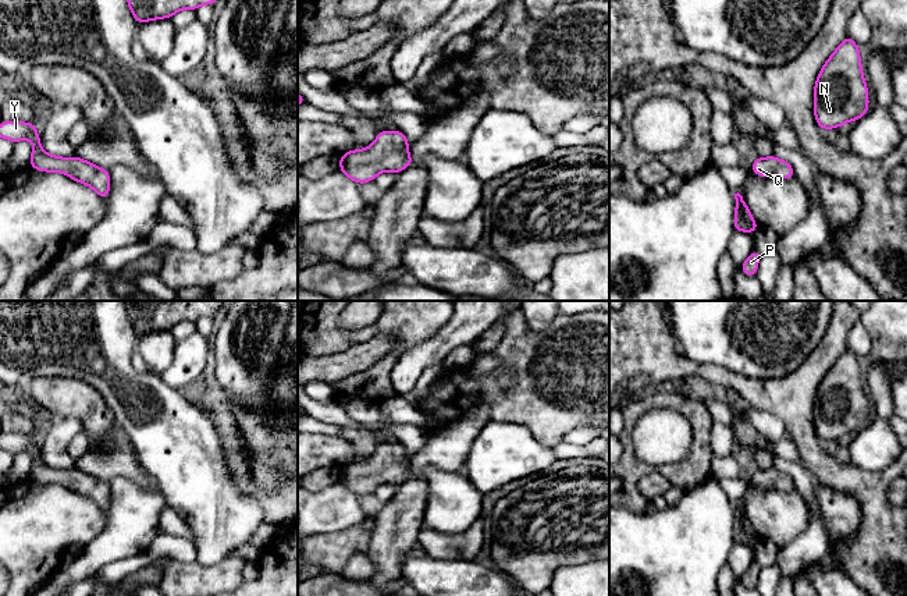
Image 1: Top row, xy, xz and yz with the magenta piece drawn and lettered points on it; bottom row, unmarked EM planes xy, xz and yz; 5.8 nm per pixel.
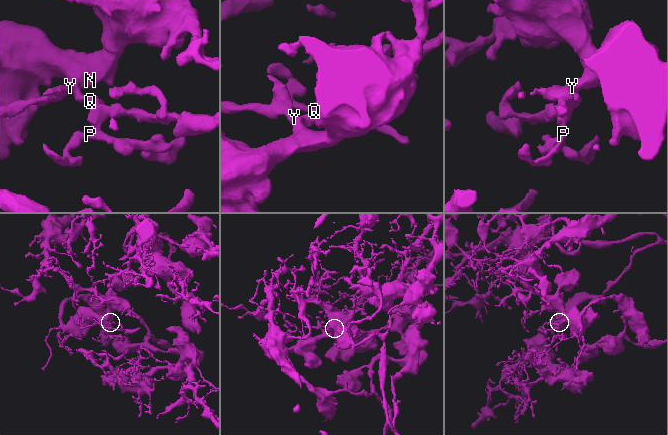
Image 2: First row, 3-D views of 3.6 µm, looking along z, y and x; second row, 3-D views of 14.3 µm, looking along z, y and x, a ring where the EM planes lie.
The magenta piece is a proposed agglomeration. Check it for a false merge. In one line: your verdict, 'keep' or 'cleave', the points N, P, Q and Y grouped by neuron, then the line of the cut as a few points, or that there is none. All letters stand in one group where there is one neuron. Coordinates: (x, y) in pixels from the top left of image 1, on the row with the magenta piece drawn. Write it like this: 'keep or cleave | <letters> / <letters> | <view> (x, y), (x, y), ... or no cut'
keep | N P Q Y | no cut

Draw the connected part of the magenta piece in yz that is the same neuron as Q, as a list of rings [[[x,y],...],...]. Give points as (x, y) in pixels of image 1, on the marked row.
[[[776,156],[758,157],[751,167],[755,175],[776,177],[790,180],[794,177],[794,170],[790,163],[779,160]]]

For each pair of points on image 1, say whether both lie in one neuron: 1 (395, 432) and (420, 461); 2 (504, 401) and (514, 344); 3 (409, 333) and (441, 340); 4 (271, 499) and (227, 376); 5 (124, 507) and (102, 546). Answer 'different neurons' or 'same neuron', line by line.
1: different neurons
2: same neuron
3: different neurons
4: different neurons
5: same neuron

